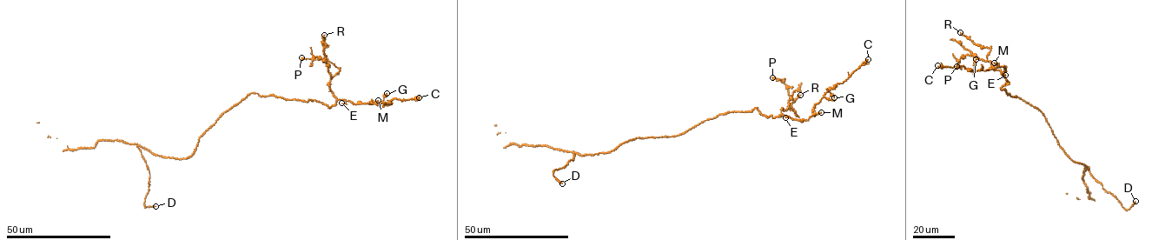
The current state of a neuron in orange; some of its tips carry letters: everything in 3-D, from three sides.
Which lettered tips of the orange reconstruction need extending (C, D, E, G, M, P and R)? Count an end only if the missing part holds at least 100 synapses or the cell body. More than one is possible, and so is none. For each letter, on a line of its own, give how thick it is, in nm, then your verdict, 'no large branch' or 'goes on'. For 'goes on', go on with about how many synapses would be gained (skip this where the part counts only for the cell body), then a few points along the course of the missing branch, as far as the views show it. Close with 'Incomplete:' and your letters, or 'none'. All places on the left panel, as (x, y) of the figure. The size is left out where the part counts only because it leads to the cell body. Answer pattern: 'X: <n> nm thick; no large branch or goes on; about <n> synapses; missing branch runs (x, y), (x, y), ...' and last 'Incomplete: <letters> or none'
C: 190 nm thick; no large branch
D: 170 nm thick; goes on; missing branch runs (155, 206), (180, 205), (190, 203), (190, 199)
E: 130 nm thick; no large branch
G: 170 nm thick; no large branch
M: 180 nm thick; no large branch
P: 550 nm thick; no large branch
R: 120 nm thick; no large branch
Incomplete: D

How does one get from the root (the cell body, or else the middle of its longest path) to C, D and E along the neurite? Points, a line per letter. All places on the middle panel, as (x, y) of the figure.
C: (685, 133), (720, 114), (757, 108), (767, 116), (784, 115), (808, 120), (826, 91), (843, 83), (868, 59)
D: (685, 133), (670, 136), (637, 137), (606, 152), (582, 156), (573, 152), (572, 159), (552, 172), (562, 183)
E: (685, 133), (703, 122), (728, 112), (752, 111), (757, 108), (767, 116), (784, 115), (790, 117), (785, 117)

